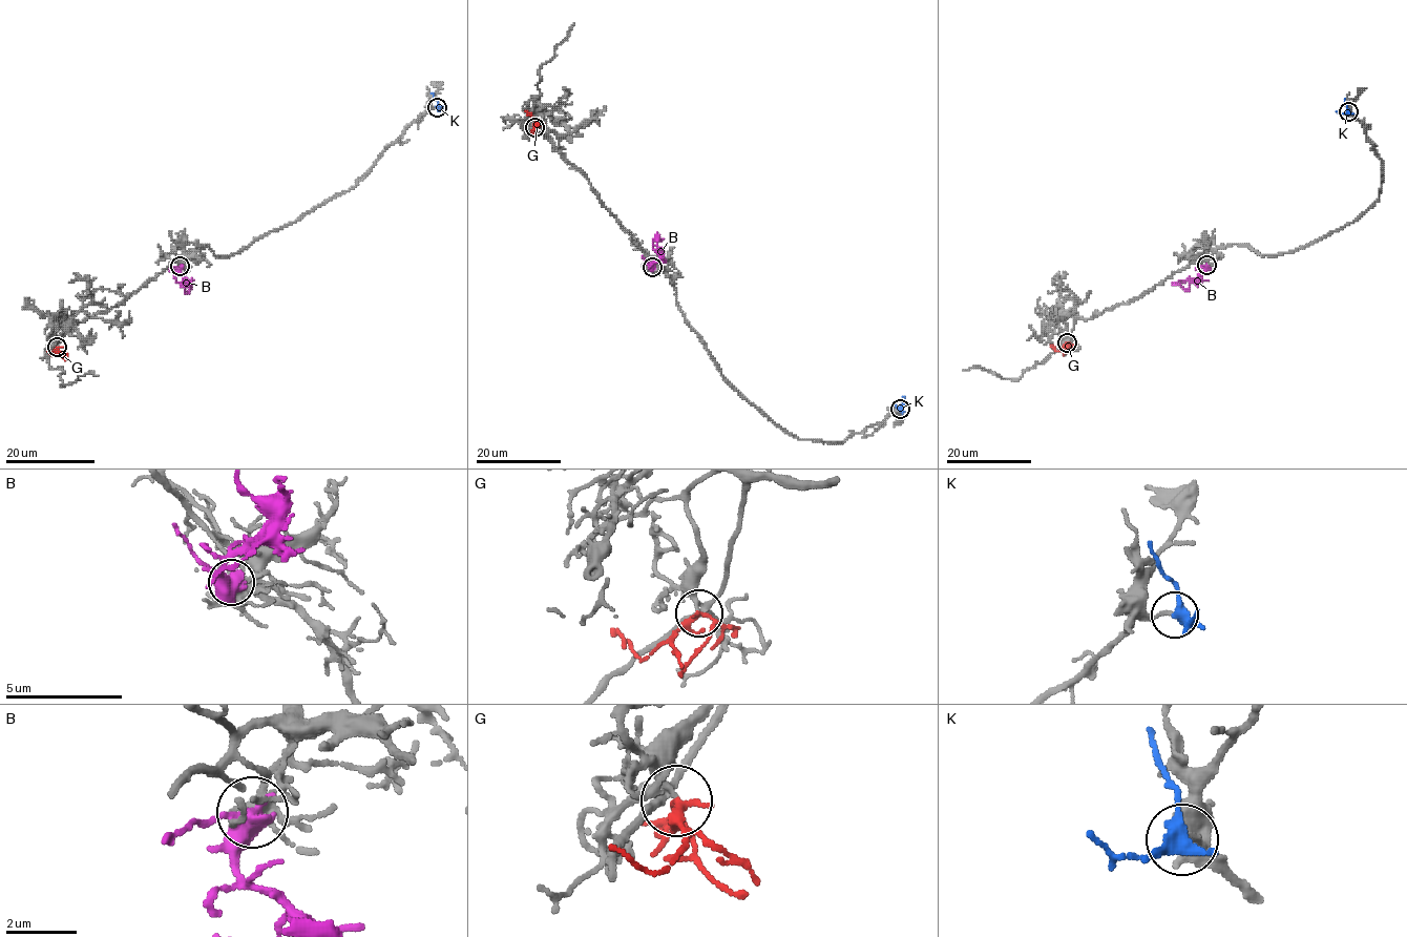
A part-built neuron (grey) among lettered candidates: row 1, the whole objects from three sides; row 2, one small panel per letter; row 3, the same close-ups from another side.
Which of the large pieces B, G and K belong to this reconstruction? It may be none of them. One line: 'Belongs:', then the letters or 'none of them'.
Belongs: G

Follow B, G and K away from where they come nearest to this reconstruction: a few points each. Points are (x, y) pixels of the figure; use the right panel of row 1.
B: (1206, 265), (1196, 278), (1180, 280), (1178, 285), (1179, 280)
G: (1067, 342), (1056, 351), (1051, 345)
K: (1348, 112), (1344, 98)

